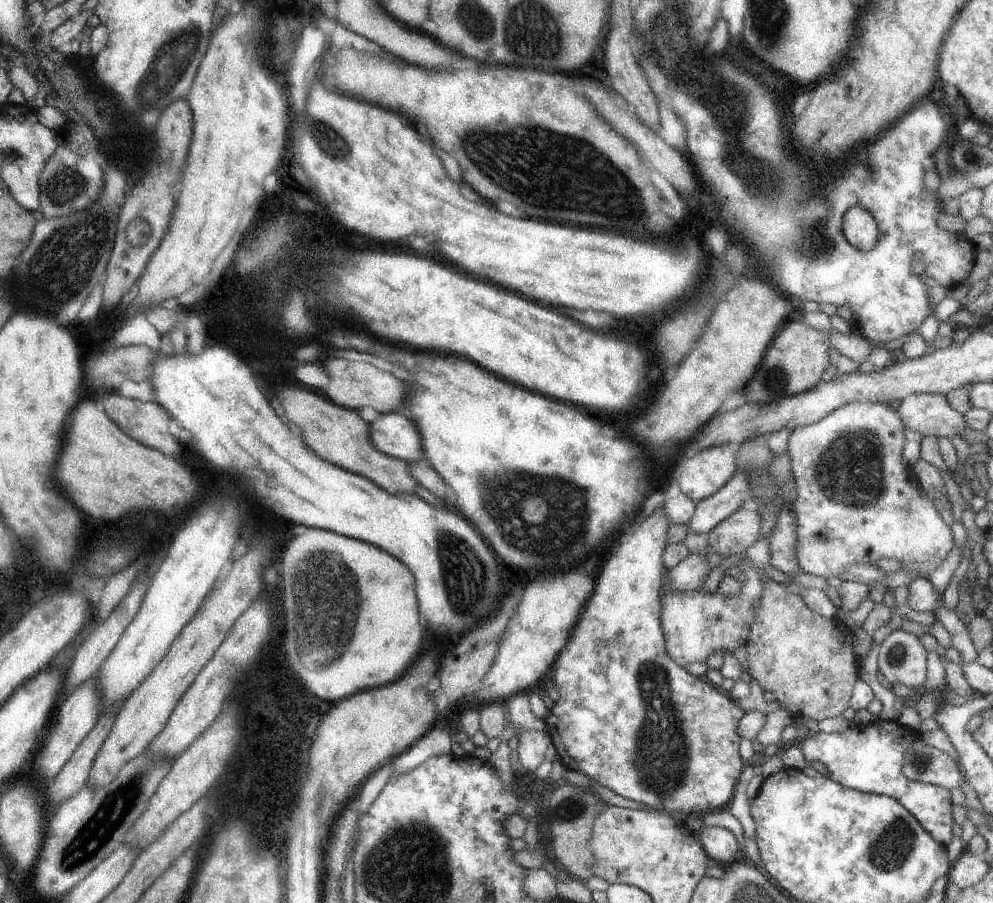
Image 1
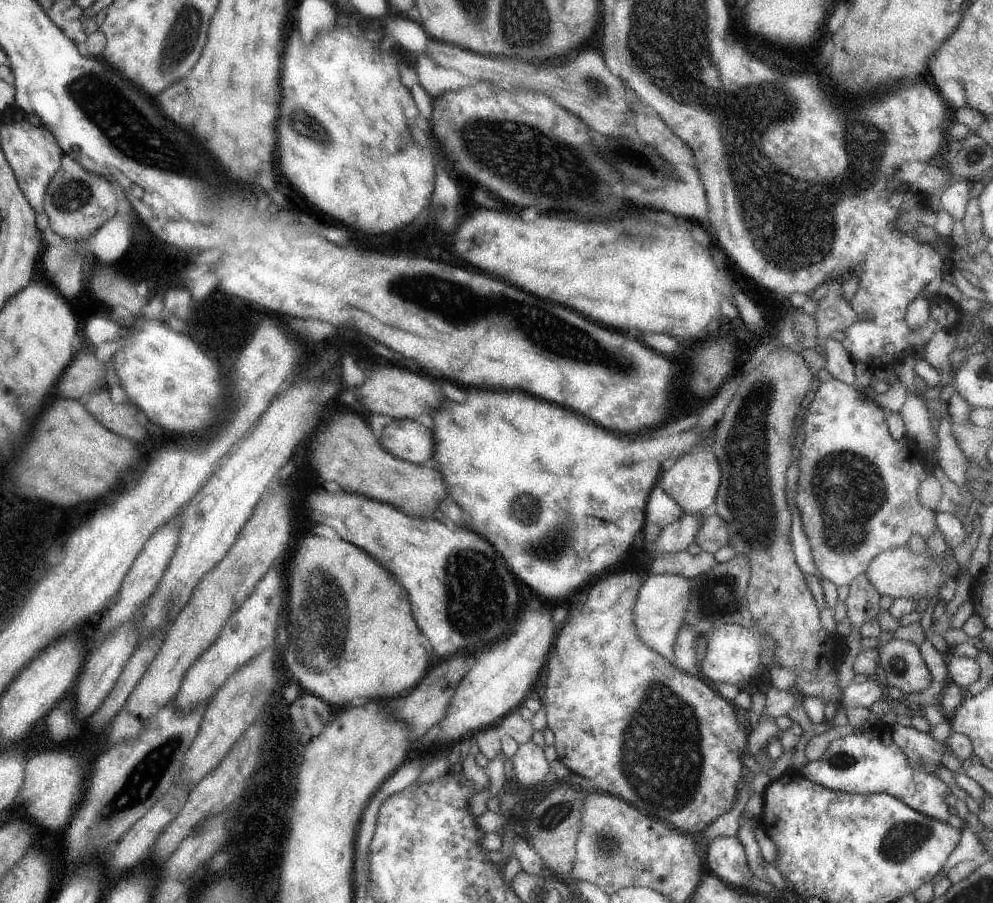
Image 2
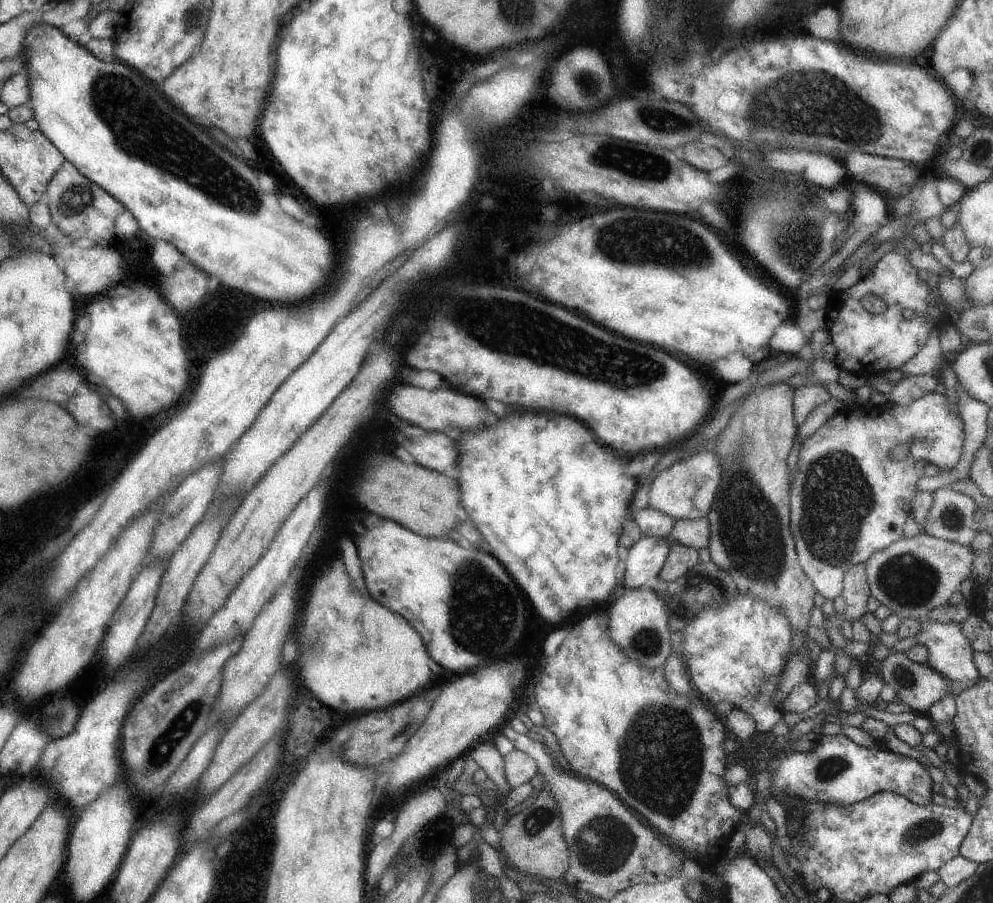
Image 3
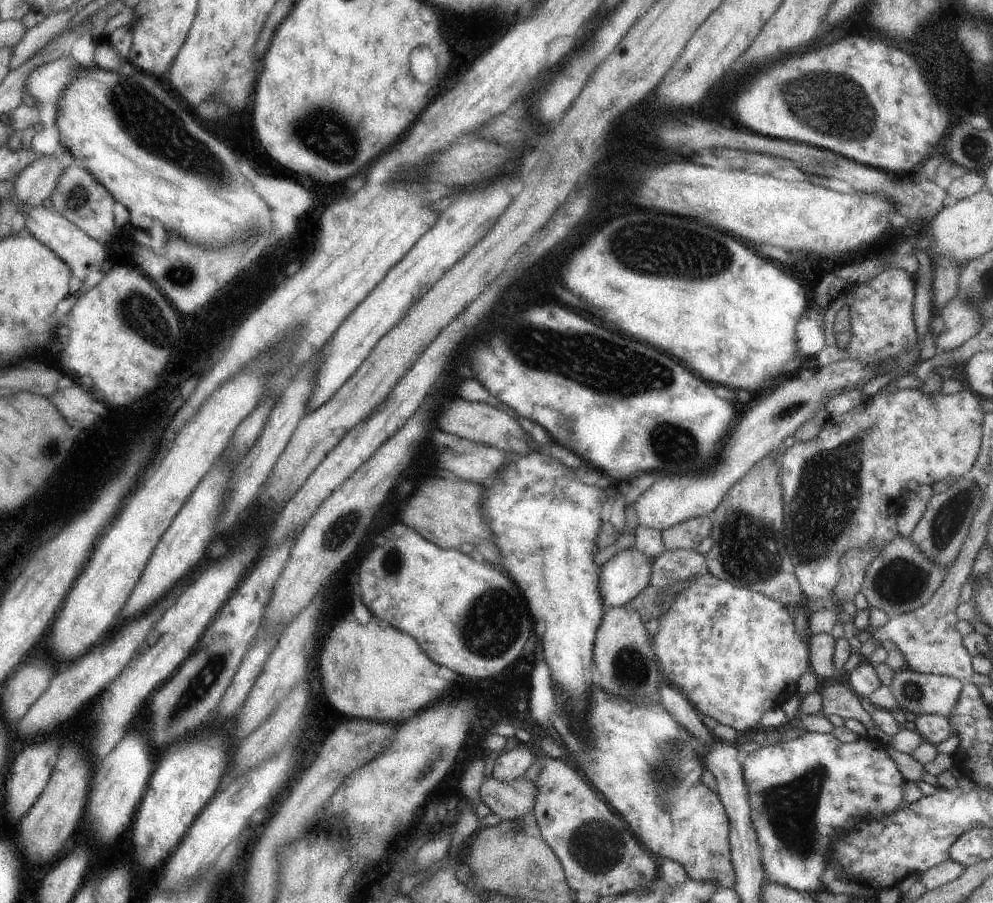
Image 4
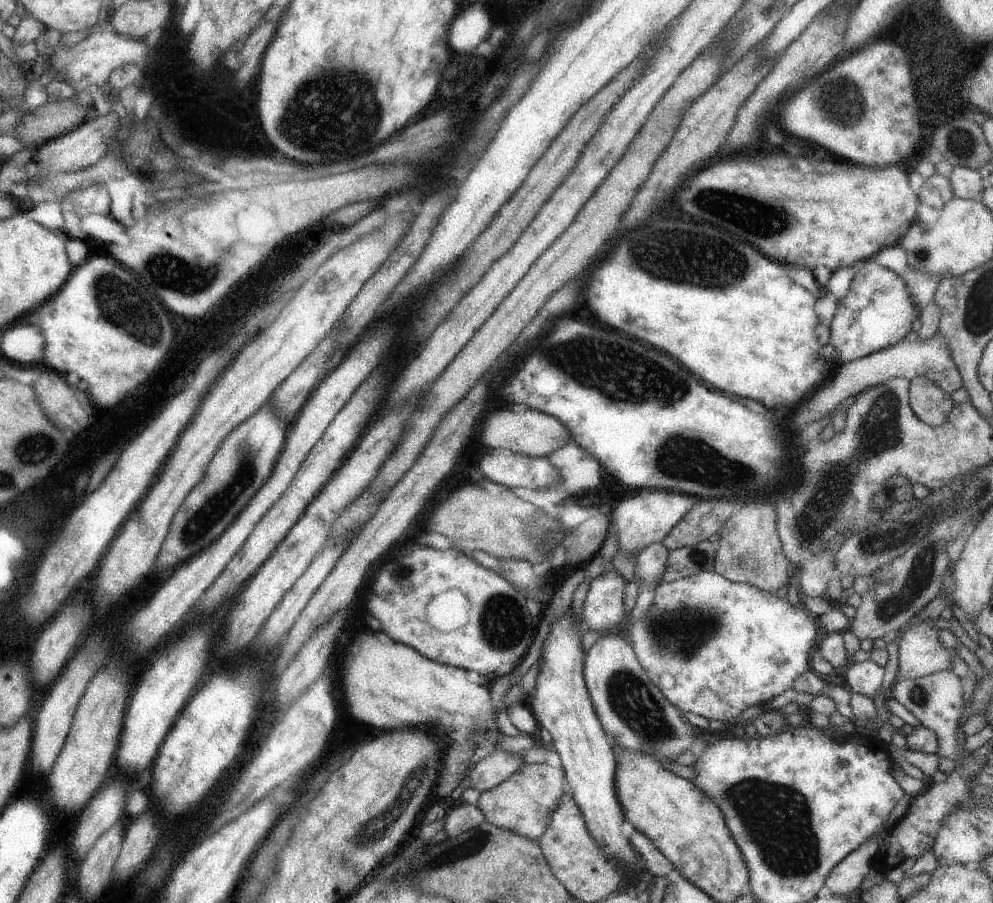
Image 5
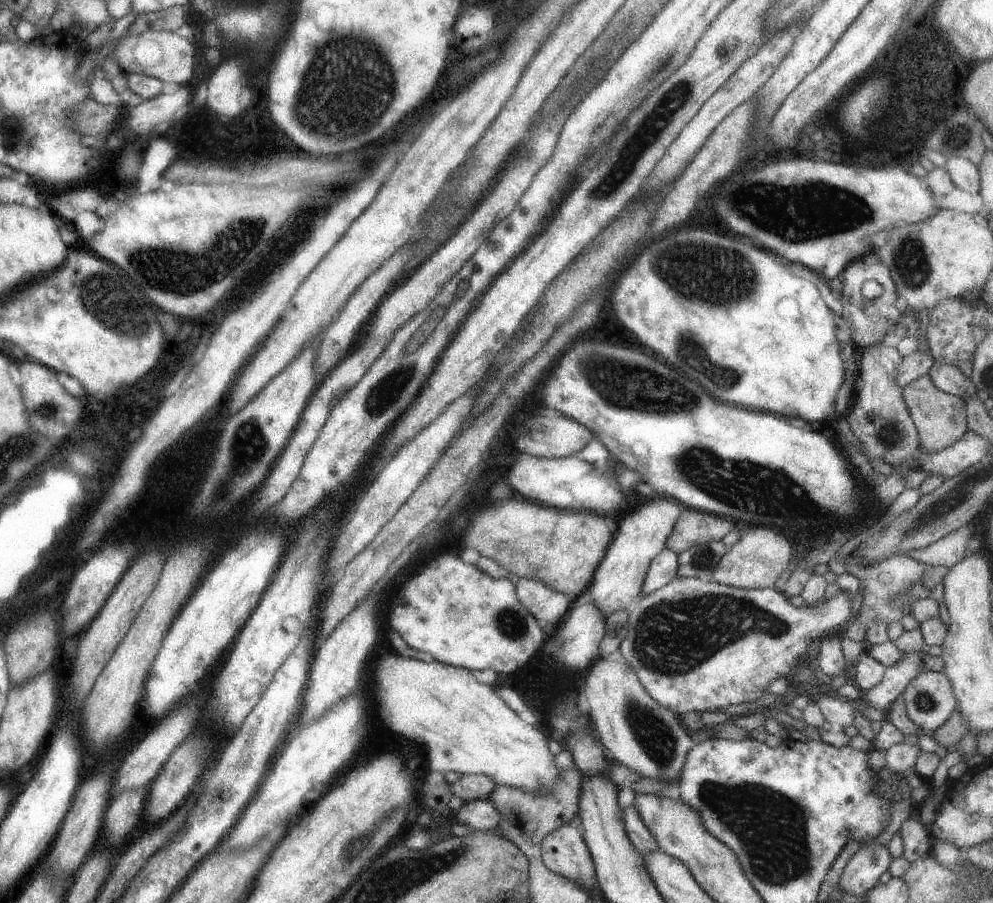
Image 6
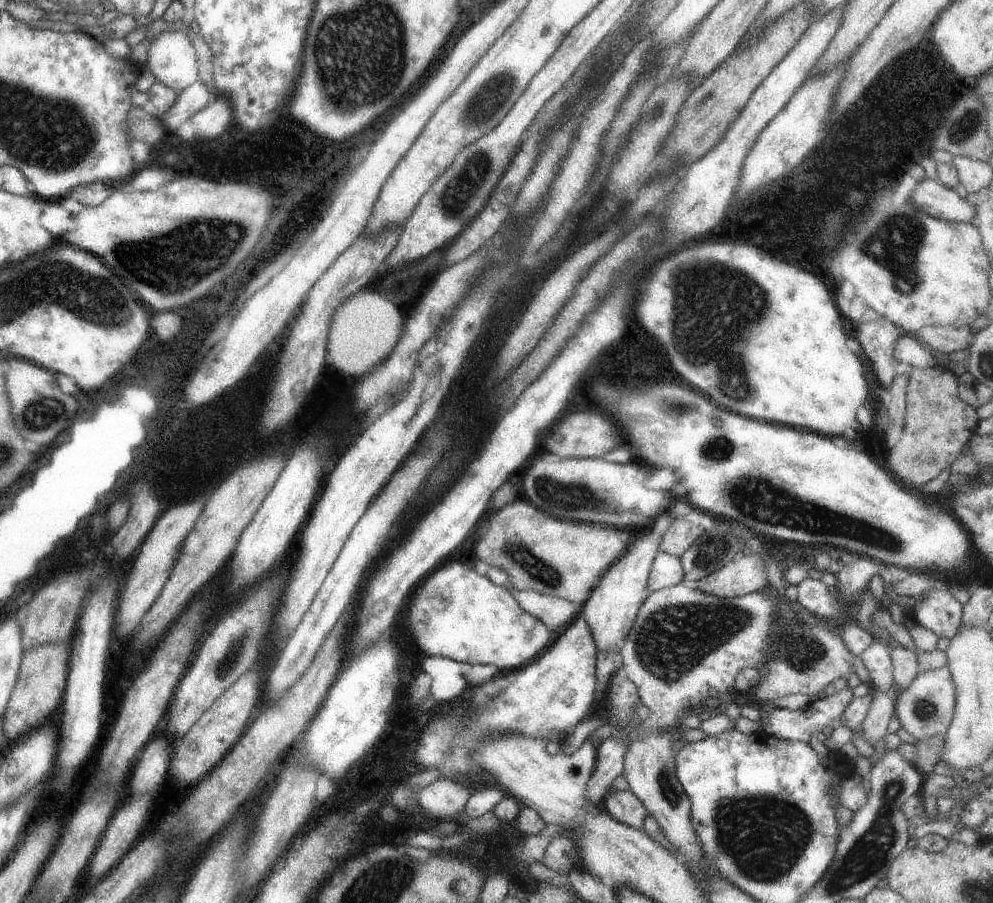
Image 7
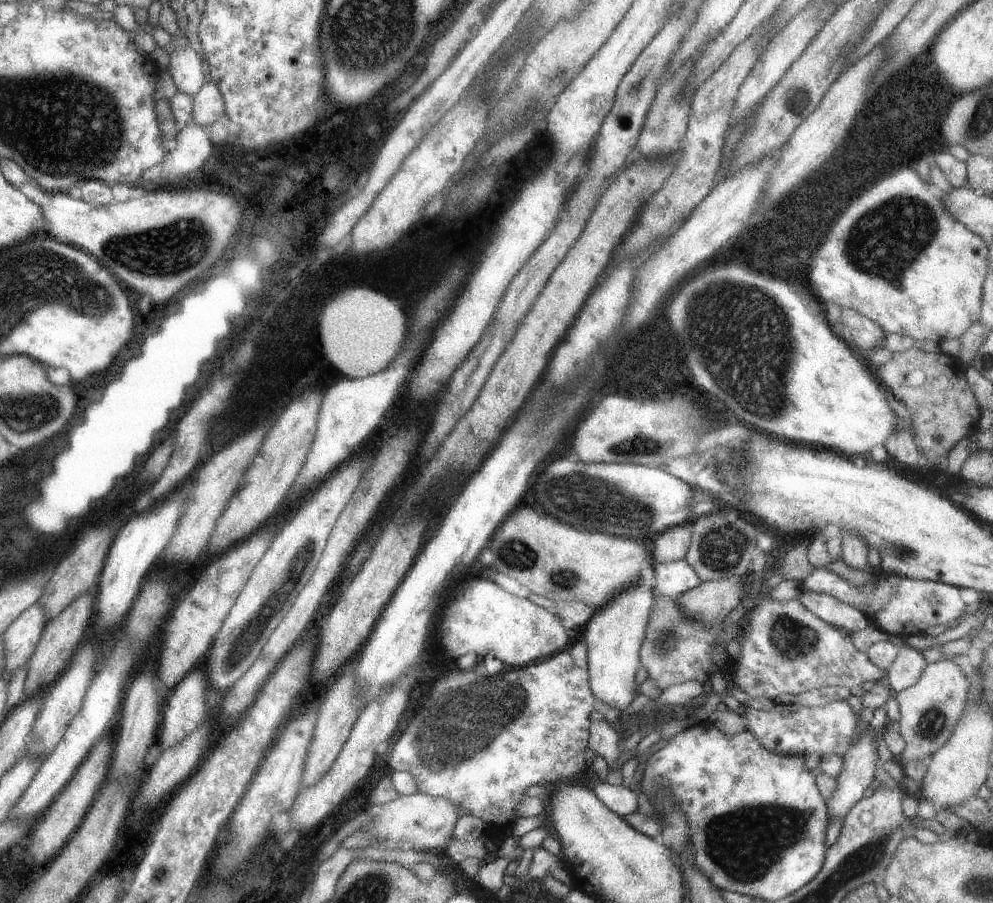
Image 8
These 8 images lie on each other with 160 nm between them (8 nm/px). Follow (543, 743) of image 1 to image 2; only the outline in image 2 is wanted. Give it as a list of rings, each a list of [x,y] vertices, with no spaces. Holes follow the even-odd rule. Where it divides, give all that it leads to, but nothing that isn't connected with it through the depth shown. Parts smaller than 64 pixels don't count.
[[[531,739],[518,745],[510,759],[513,776],[520,786],[542,783],[545,774],[550,770],[544,757],[544,749],[535,745]]]

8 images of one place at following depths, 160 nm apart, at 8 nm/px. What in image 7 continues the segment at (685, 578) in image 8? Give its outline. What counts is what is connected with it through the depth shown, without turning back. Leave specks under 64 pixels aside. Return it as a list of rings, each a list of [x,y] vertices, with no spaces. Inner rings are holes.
[[[658,552],[652,560],[646,587],[649,592],[670,587],[682,580],[683,569],[679,557]]]

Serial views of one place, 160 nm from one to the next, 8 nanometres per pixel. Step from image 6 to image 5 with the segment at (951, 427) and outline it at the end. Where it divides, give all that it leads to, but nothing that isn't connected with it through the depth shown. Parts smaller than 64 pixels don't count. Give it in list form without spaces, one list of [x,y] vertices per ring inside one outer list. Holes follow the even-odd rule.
[[[917,375],[908,381],[908,403],[912,413],[926,425],[943,424],[952,409],[950,394],[924,376]]]

